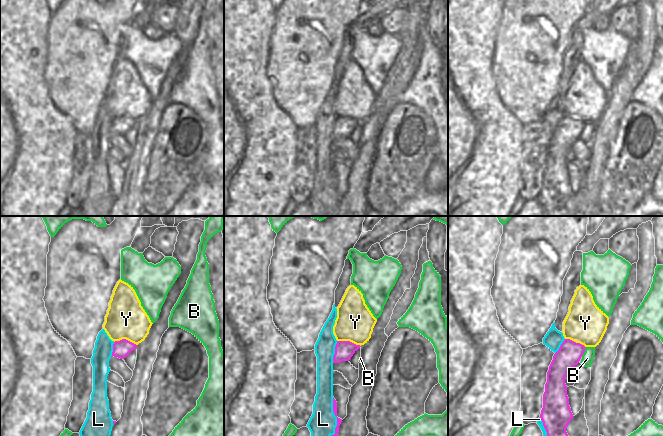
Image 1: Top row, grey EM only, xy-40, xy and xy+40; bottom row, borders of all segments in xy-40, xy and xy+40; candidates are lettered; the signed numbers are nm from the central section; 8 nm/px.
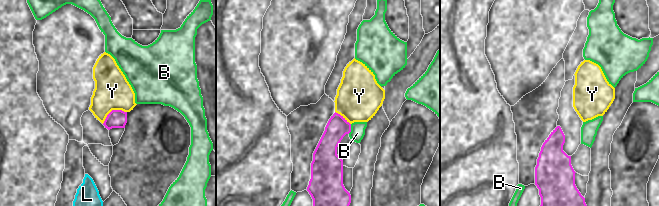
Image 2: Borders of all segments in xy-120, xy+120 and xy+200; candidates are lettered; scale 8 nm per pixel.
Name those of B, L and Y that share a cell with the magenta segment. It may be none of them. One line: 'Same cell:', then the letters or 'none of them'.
Same cell: none of them

